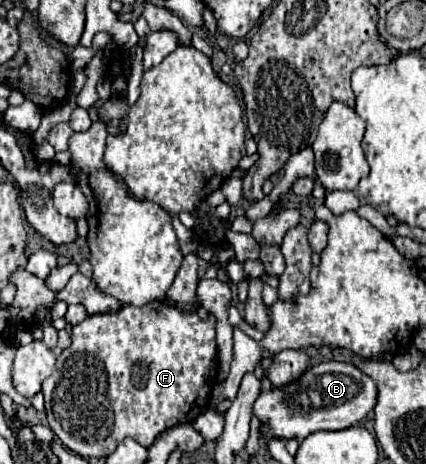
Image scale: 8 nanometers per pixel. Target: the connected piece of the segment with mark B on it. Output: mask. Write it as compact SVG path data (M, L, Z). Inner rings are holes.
M328 360L312 364L302 372L300 378L284 386L264 390L254 402L252 414L260 420L260 424L268 426L266 436L282 440L304 440L316 430L344 430L358 424L374 408L374 402L376 386L370 376L352 364Z

